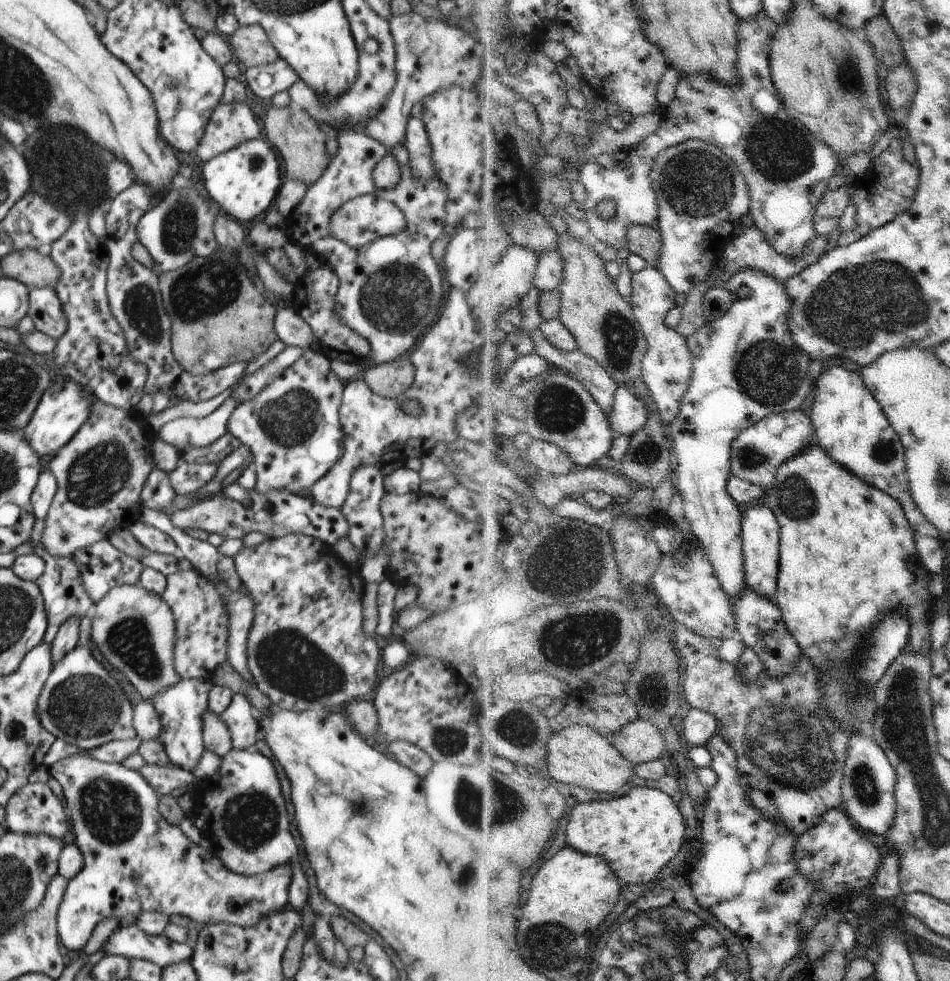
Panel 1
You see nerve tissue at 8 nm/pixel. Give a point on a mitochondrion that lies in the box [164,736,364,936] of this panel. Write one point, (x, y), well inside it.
(250, 819)

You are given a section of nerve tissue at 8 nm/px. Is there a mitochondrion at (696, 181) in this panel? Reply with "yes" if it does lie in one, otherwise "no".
yes

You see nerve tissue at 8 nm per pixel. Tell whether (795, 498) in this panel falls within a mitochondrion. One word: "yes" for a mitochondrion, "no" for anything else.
yes

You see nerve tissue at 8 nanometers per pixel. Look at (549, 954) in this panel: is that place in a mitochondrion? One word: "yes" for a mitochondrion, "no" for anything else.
yes

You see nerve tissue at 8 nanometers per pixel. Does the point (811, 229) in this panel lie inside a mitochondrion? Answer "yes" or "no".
no

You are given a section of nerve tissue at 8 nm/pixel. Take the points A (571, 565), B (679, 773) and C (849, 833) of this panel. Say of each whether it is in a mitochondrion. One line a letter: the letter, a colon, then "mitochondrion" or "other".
A: mitochondrion
B: other
C: other

